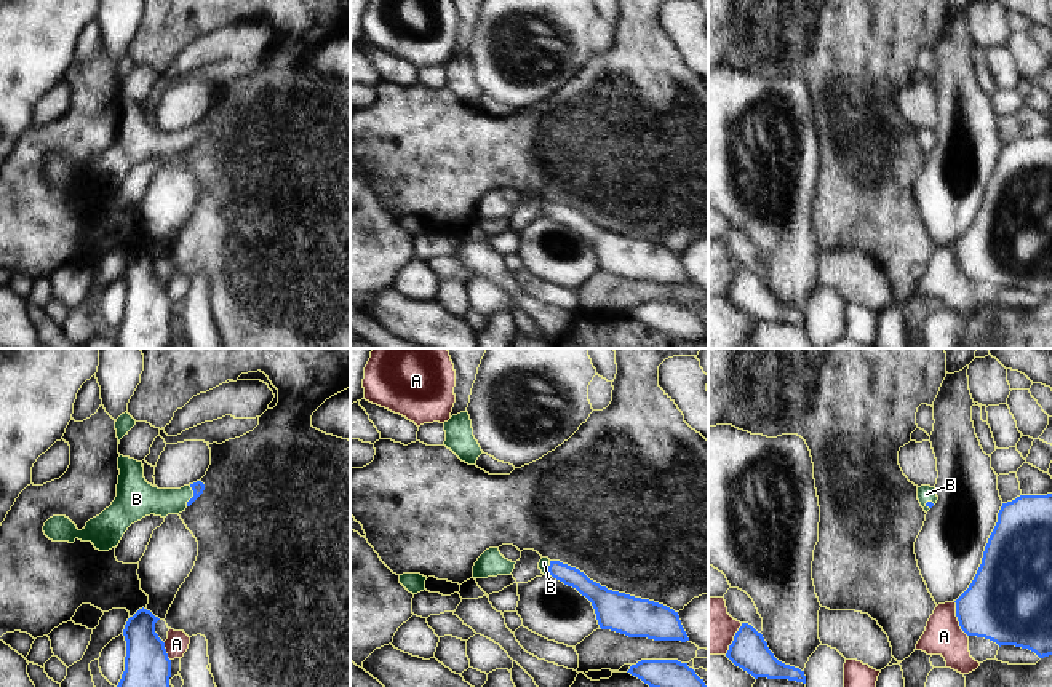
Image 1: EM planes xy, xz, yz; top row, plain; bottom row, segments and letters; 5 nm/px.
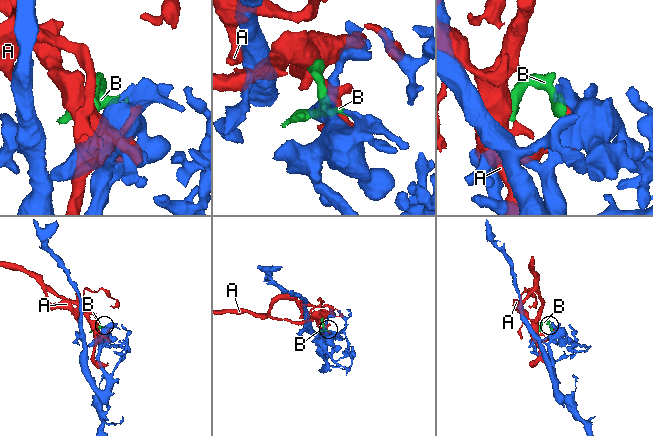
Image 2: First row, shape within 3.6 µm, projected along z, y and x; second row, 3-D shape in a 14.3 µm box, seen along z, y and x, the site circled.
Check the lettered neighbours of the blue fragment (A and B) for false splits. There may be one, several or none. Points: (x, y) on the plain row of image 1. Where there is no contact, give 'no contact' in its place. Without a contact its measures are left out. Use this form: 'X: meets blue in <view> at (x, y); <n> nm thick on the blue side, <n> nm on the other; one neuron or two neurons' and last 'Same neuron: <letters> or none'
A: meets blue in yz at (958, 261); 400 nm thick on the blue side, 190 nm on the other; two neurons
B: meets blue in xy at (194, 138); 60 nm thick on the blue side, 160 nm on the other; one neuron
Same neuron: B

